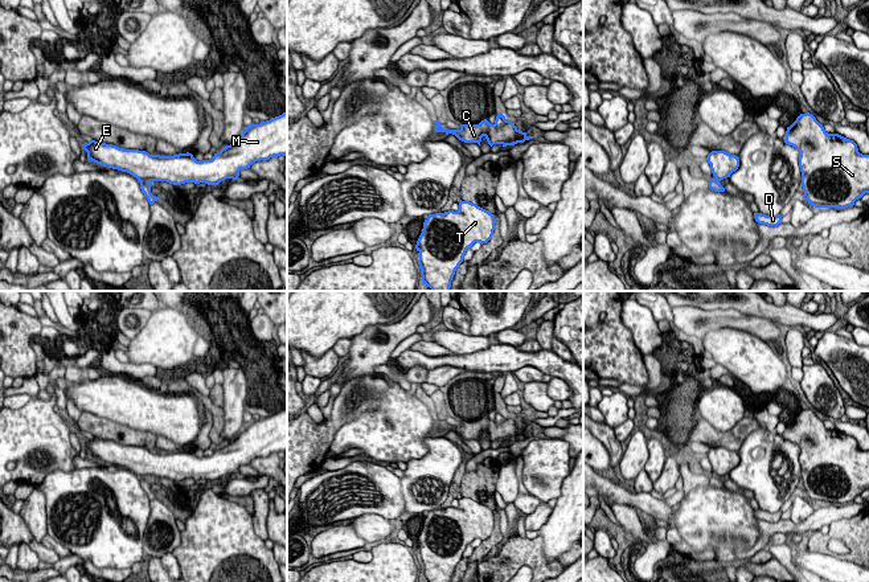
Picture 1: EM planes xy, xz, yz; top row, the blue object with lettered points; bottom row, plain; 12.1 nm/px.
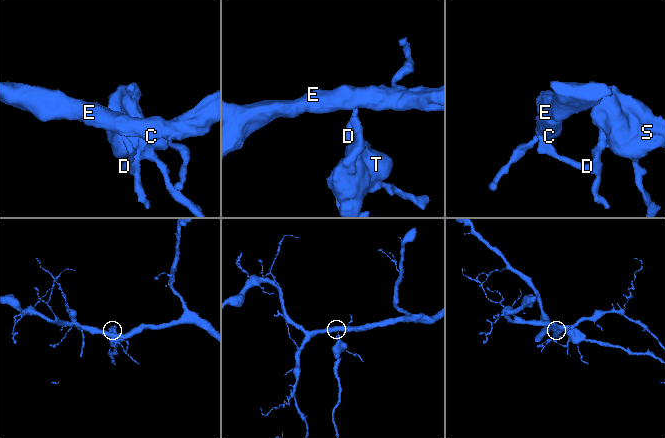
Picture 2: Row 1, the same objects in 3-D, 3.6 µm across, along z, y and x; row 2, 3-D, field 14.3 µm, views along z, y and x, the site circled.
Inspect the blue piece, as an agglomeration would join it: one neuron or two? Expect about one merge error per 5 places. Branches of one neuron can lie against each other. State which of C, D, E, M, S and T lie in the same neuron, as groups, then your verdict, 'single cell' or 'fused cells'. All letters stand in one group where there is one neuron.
groups C E M / D S T; fused cells

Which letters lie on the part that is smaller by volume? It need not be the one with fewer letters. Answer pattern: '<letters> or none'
D, S, T

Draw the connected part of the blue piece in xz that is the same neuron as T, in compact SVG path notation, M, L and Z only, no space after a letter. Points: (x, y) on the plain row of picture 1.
M459 496L459 507L429 511L415 545L419 549L418 561L422 578L426 582L451 582L456 565L463 558L466 548L475 540L487 540L495 526L495 512L470 497Z

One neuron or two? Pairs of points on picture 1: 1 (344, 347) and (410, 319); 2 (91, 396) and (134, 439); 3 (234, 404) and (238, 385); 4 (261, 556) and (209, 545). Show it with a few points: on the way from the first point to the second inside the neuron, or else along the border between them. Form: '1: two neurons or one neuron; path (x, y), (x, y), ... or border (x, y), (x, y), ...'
1: two neurons; border (352, 339), (352, 345), (347, 353)
2: two neurons; border (87, 412), (139, 430), (147, 430)
3: one neuron; path (234, 400), (237, 389)
4: one neuron; path (248, 545), (222, 545)

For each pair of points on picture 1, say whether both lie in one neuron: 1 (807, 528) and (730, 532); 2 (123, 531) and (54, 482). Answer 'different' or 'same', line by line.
1: different
2: same

